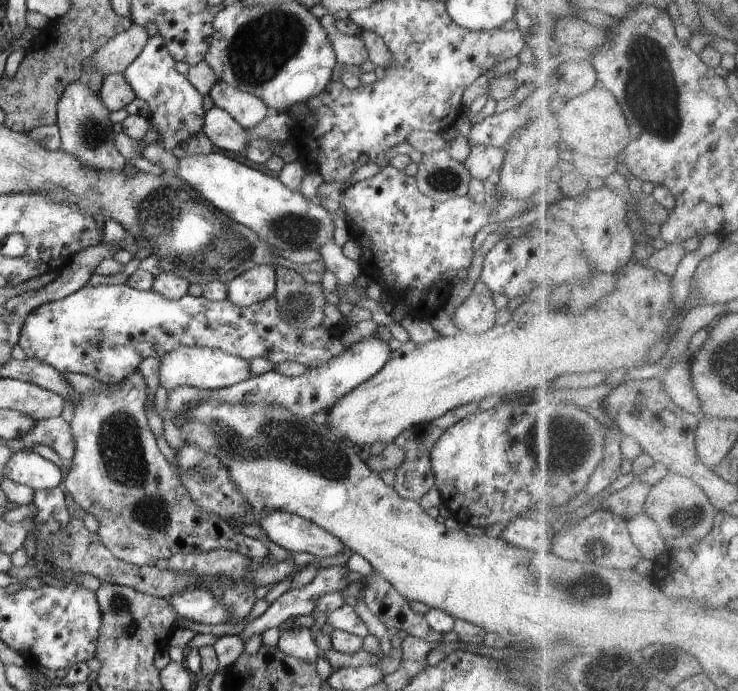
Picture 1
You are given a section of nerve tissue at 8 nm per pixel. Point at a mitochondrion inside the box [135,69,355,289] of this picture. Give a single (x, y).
(292, 228)

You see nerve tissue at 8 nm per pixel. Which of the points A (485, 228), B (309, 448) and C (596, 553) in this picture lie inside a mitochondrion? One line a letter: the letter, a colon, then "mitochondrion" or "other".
A: other
B: mitochondrion
C: mitochondrion

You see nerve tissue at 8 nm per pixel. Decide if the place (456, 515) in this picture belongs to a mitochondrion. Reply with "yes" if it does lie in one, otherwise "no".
no

